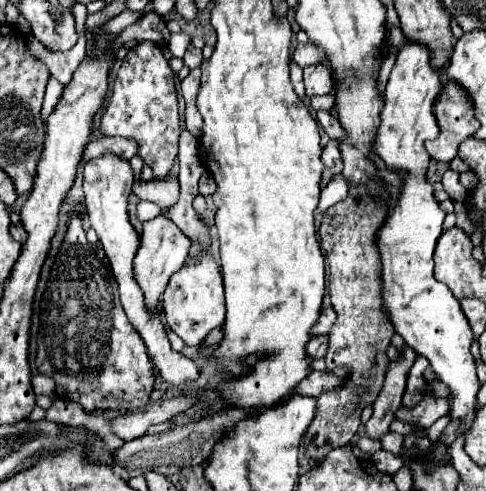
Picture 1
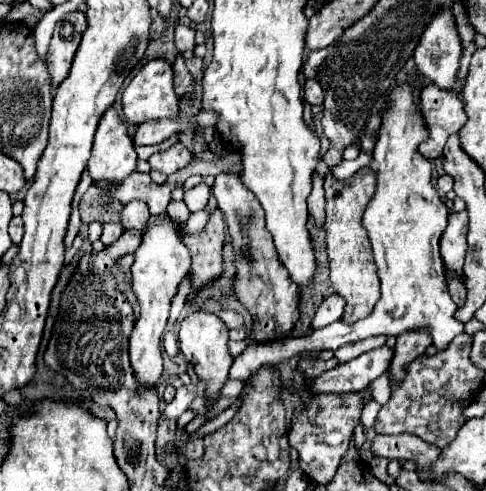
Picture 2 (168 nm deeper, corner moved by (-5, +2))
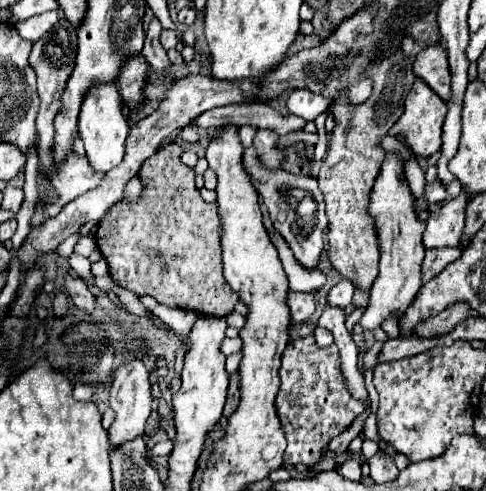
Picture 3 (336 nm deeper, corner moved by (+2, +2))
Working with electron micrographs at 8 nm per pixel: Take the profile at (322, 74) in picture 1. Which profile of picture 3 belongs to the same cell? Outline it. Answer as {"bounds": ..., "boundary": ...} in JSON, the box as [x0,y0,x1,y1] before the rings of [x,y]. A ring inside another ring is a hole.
{"bounds":[287,90,331,120],"boundary":[[[293,90],[287,100],[289,112],[305,120],[315,120],[329,106],[331,106],[331,100],[325,100],[325,96],[317,96],[315,92],[309,92],[309,90]]]}

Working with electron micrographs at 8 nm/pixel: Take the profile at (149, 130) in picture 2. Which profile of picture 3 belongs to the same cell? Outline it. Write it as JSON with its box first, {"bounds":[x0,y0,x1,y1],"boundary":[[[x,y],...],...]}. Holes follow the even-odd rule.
{"bounds":[195,104,307,134],"boundary":[[[227,104],[221,108],[213,108],[209,112],[203,112],[197,120],[195,126],[199,130],[205,128],[219,128],[219,126],[227,126],[227,124],[235,124],[235,126],[255,126],[255,128],[267,128],[273,130],[277,134],[287,134],[293,130],[303,130],[307,120],[301,120],[299,116],[281,116],[275,108],[271,108],[269,104]]]}

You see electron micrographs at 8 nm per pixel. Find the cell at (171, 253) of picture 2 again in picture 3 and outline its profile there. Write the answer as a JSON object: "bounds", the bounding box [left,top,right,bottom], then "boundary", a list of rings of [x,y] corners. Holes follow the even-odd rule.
{"bounds":[109,358,151,448],"boundary":[[[125,358],[121,368],[115,374],[113,386],[111,386],[111,394],[109,394],[109,402],[111,408],[115,410],[115,422],[109,428],[109,442],[111,448],[119,448],[121,444],[135,440],[139,436],[145,434],[145,422],[151,414],[151,382],[149,382],[149,374],[143,366],[141,360],[135,358]]]}

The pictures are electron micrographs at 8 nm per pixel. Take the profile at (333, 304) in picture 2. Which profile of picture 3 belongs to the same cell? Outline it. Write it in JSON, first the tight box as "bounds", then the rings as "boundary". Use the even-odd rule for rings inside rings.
{"bounds":[327,280,355,308],"boundary":[[[341,280],[339,284],[335,284],[335,286],[329,290],[329,294],[327,294],[327,304],[345,308],[345,306],[351,304],[353,292],[355,292],[353,282],[349,282],[349,280]]]}

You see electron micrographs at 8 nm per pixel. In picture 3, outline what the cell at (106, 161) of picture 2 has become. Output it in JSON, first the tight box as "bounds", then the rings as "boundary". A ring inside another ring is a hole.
{"bounds":[77,84,129,172],"boundary":[[[97,84],[97,88],[89,88],[89,92],[85,92],[85,102],[81,102],[81,116],[77,120],[77,128],[81,140],[85,142],[89,164],[93,164],[97,172],[109,172],[123,160],[129,124],[127,116],[123,114],[121,96],[115,84]]]}

